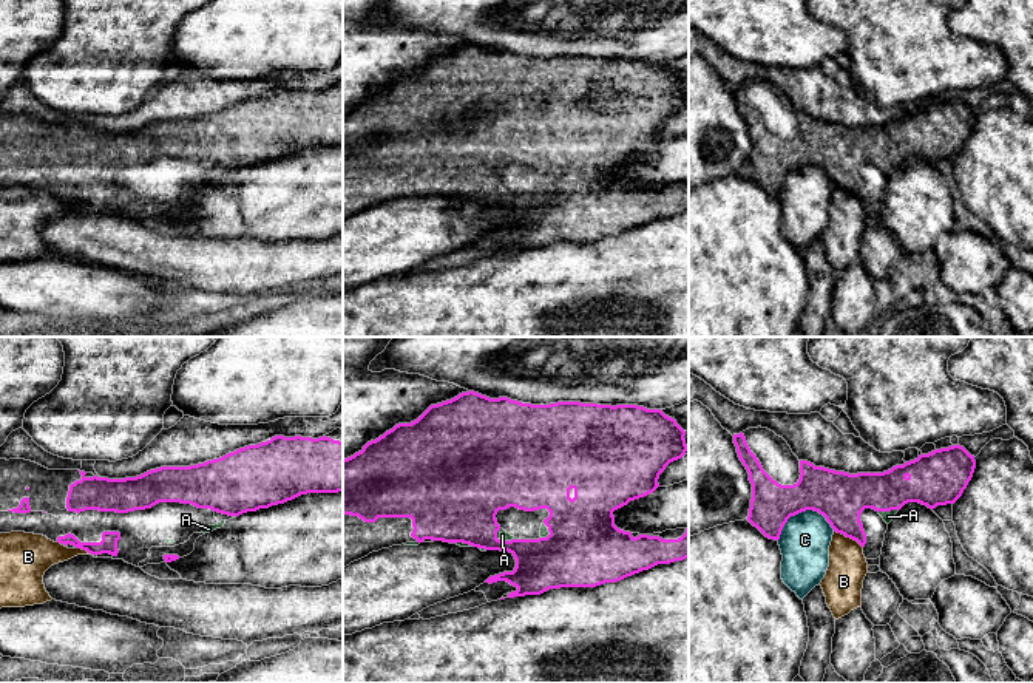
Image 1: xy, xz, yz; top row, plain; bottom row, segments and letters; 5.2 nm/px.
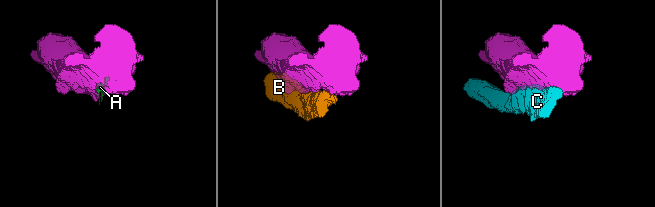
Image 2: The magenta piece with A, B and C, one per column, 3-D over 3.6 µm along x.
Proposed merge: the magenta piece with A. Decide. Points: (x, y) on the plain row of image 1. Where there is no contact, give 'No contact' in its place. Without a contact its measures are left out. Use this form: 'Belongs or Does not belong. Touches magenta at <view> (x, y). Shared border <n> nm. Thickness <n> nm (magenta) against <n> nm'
Does not belong. Touches magenta at xz (505, 195). Shared border 120 nm. Thickness 300 nm (magenta) against 60 nm

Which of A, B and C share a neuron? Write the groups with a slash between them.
A / B / C

